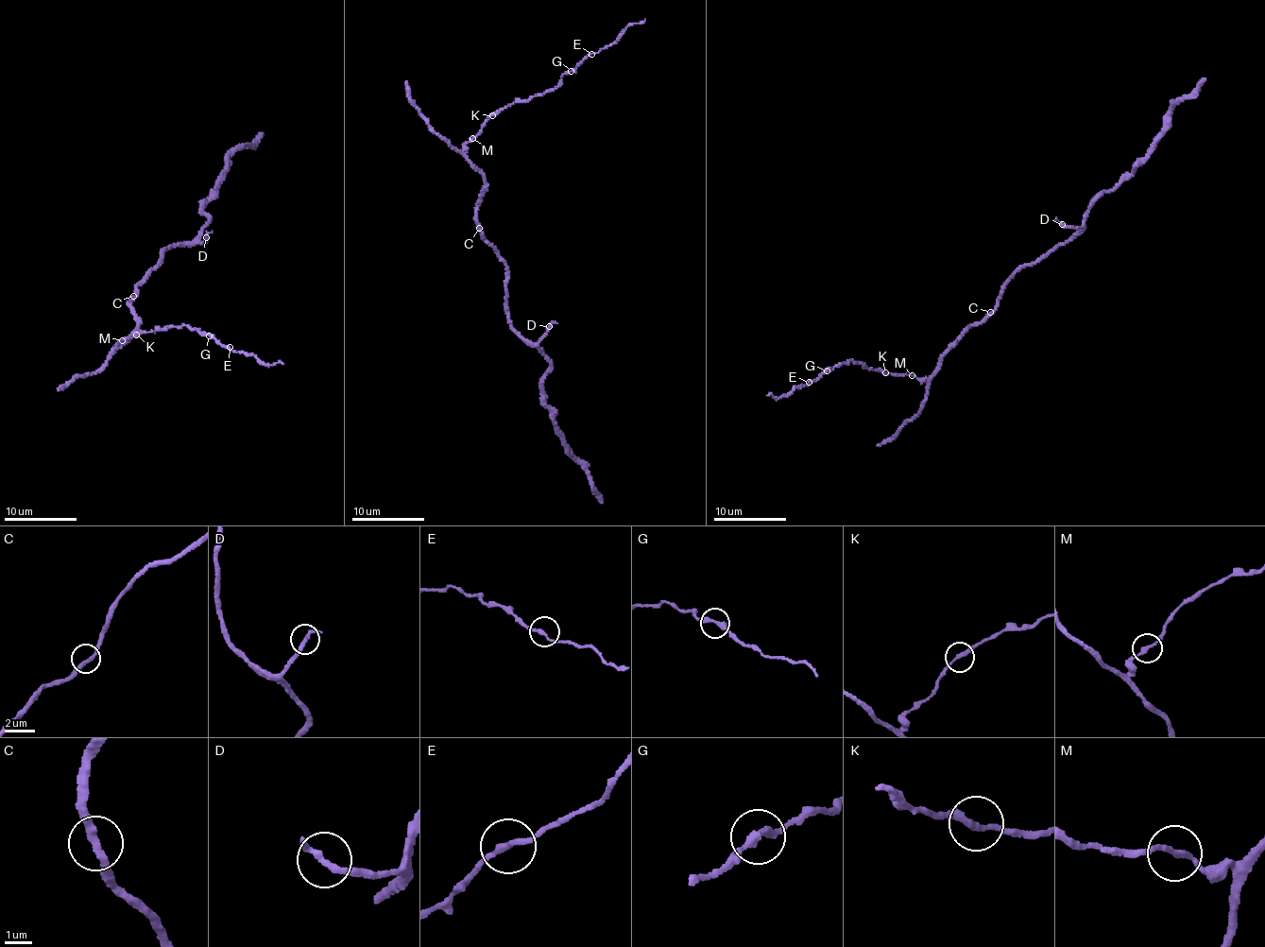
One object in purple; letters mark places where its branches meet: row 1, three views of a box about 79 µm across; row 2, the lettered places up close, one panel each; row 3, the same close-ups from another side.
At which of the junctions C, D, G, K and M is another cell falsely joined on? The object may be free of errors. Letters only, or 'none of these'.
none of these

